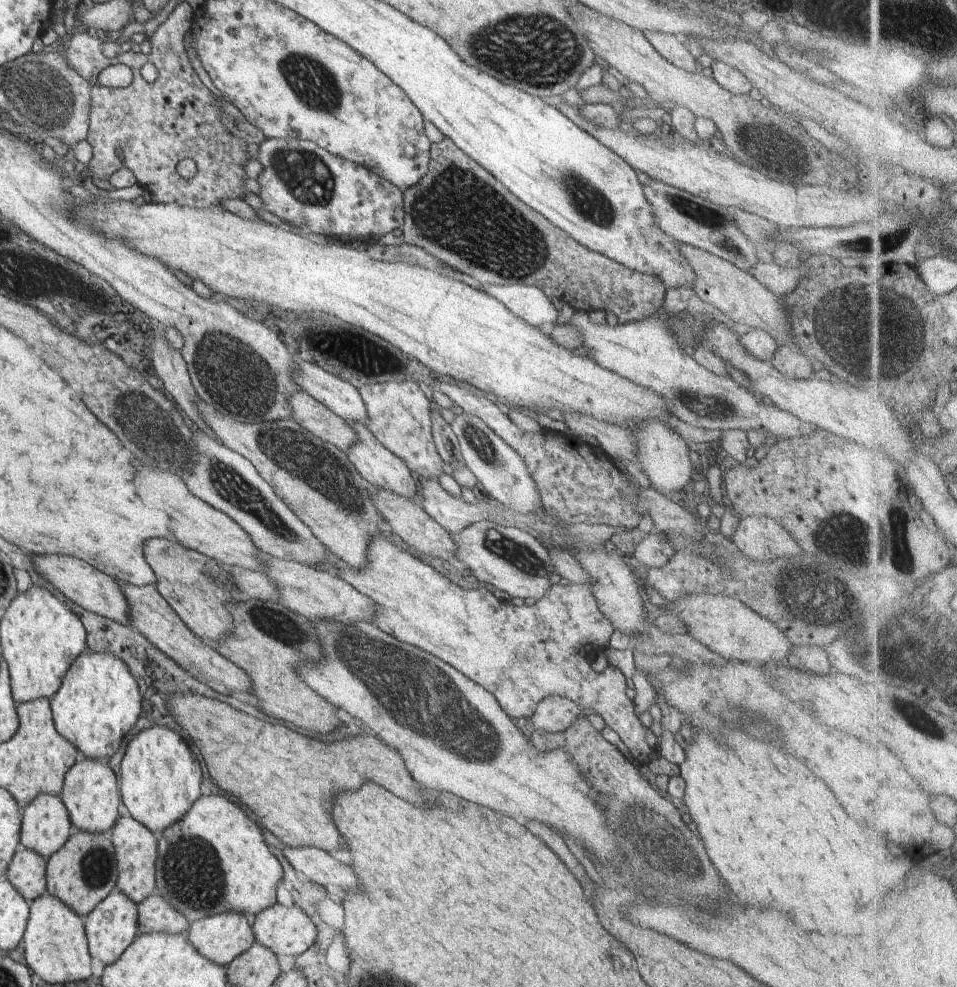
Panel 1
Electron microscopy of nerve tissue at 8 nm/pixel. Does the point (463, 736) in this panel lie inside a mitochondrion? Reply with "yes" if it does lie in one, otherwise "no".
yes

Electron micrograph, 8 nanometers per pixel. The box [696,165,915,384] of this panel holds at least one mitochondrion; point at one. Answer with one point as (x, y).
(898, 236)

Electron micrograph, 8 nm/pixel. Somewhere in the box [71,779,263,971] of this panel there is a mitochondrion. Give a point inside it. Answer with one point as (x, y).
(190, 871)

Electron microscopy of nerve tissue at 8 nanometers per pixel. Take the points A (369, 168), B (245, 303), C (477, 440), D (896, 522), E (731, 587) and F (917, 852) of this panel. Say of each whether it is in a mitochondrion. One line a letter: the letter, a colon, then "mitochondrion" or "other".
A: other
B: other
C: mitochondrion
D: mitochondrion
E: other
F: other

